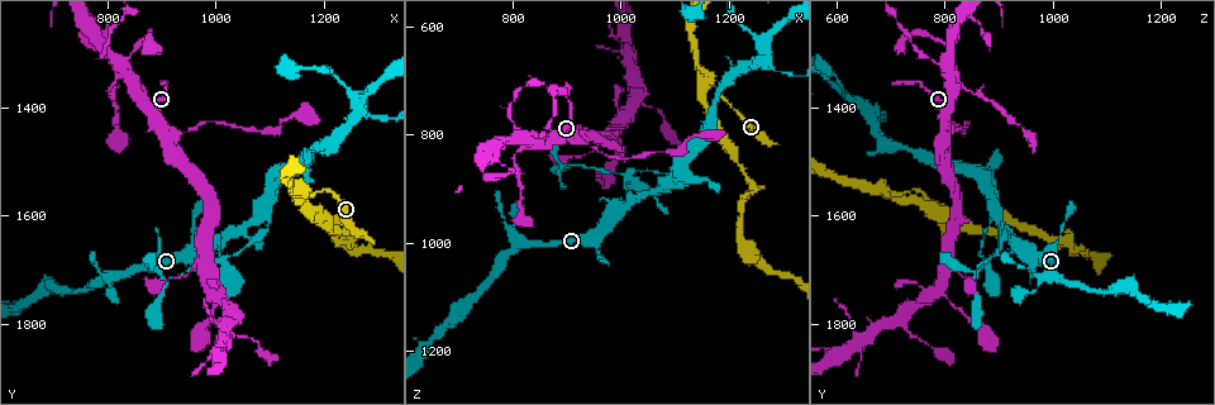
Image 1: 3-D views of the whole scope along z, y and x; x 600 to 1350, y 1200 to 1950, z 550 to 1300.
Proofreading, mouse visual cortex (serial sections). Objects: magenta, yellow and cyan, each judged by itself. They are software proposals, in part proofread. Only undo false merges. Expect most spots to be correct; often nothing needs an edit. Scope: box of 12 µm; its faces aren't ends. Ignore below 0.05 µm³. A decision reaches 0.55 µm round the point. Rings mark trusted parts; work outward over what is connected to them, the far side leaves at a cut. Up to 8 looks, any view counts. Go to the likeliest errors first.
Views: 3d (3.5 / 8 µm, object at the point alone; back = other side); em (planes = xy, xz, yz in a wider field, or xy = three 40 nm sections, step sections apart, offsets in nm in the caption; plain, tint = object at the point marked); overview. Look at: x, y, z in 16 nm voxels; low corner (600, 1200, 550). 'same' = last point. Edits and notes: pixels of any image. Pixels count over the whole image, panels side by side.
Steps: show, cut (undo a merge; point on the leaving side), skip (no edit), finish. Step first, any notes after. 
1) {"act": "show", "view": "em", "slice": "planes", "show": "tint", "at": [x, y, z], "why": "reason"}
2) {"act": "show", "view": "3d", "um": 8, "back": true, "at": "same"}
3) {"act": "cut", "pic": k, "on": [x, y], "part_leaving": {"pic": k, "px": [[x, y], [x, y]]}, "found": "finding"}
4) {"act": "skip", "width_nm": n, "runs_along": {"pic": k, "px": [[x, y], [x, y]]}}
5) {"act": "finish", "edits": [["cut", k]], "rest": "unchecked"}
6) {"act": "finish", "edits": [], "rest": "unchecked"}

{"act": "show", "view": "3d", "um": 3.5, "at": [1170, 1565, 715], "why": "side arm on a straight run"}

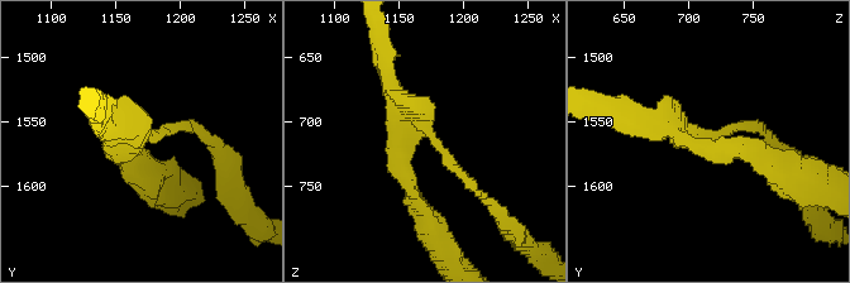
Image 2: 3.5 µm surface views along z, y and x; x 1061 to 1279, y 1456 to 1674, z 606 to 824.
{"act": "show", "view": "em", "slice": "planes", "show": "tint", "at": [1172, 1564, 710], "arms": 3, "arm_widths_nm": [150, 250, 250], "why": "shape alone is not enough"}

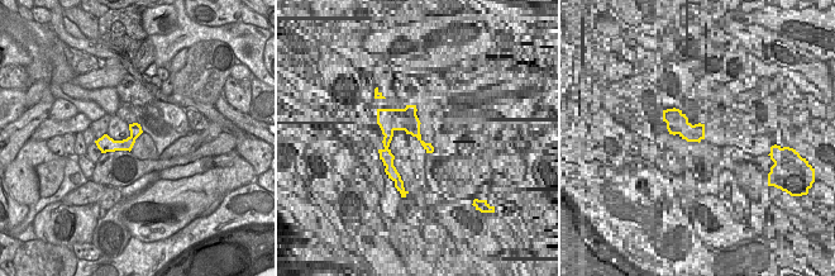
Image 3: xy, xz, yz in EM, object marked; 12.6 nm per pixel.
{"act": "skip", "width_nm": 160, "runs_along": {"pic": 2, "px": [[481, 195], [423, 130], [395, 139], [407, 185]]}, "found": "one cell here"}

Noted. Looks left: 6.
{"act": "show", "view": "3d", "um": 3.5, "at": [1025, 1640, 915], "why": "sudden change in width"}

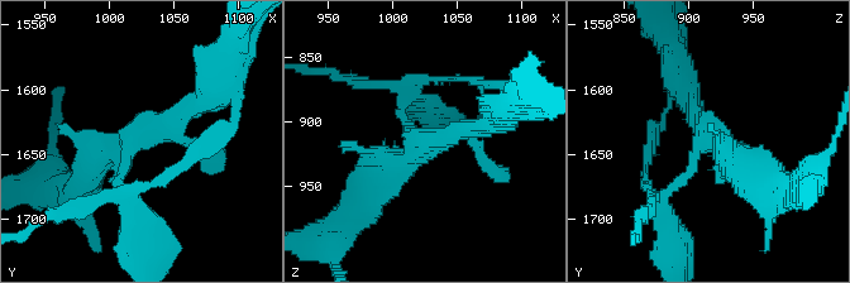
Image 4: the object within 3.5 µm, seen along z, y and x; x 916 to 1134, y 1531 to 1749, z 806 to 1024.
{"act": "show", "view": "em", "slice": "xy", "step": 3, "show": "tint", "at": [1022, 1638, 922]}

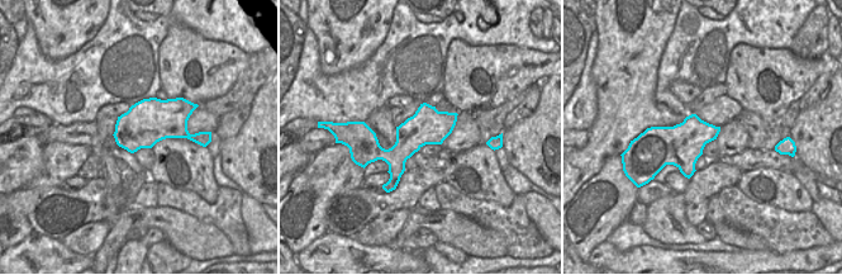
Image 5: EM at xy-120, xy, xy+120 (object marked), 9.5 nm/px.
{"act": "skip", "runs_along": {"pic": 4, "px": [[82, 187], [109, 152], [206, 97]]}, "found": "continuous, no second cell"}

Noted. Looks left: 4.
{"act": "show", "view": "em", "slice": "xy", "step": 2, "show": "tint", "at": [925, 1715, 860], "why": "a fork"}

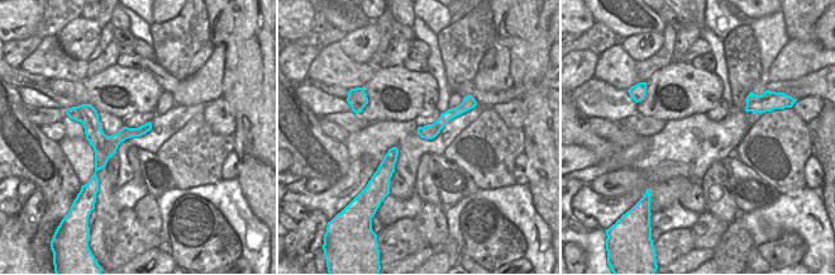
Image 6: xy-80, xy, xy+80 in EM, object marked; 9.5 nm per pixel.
{"act": "show", "view": "3d", "um": 3.5, "at": "same", "why": "see where the arms go"}

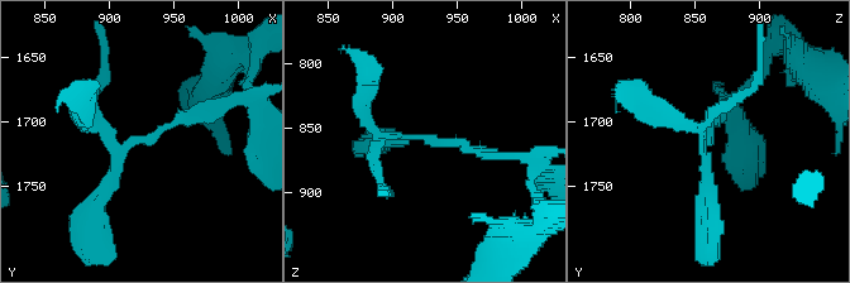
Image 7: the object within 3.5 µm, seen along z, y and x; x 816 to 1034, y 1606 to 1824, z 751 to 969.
{"act": "skip", "found": "all the same cell"}

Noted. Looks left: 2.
{"act": "finish", "edits": [], "rest": "unchecked"}

